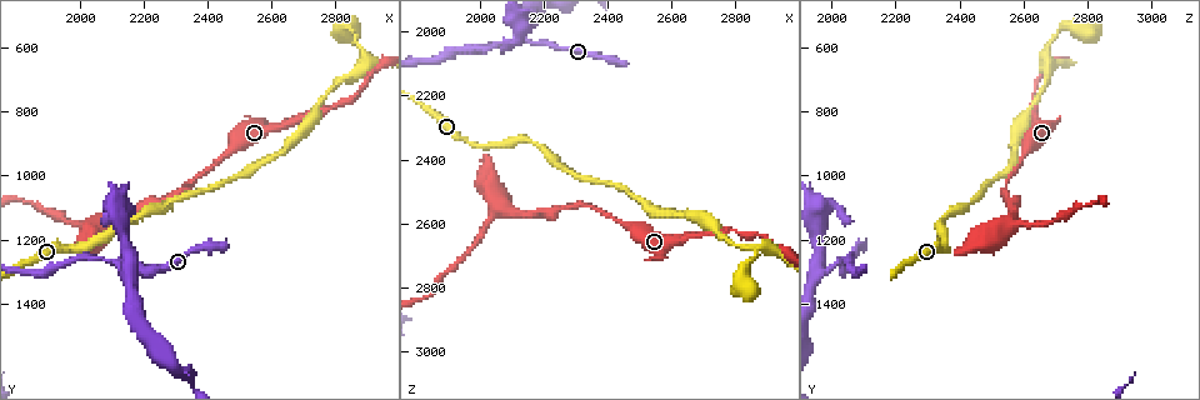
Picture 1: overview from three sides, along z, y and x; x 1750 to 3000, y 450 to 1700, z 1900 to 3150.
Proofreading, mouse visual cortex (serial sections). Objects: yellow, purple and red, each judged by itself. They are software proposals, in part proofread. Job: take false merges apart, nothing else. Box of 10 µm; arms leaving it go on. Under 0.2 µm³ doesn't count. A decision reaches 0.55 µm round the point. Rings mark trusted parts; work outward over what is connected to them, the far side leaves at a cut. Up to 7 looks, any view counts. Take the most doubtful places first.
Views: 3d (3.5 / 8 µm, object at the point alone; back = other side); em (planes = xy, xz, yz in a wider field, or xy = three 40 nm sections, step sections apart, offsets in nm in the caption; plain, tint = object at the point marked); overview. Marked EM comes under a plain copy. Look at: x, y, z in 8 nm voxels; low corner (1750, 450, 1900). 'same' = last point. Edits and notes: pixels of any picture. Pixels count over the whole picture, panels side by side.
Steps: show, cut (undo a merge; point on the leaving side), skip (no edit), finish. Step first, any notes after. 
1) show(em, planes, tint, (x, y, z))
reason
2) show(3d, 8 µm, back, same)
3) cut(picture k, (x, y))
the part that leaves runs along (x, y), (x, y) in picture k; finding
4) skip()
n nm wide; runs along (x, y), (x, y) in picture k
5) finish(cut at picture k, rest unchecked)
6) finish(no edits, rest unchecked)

show(3d, 3.5 µm, (2060, 1140, 2560))
abrupt turn

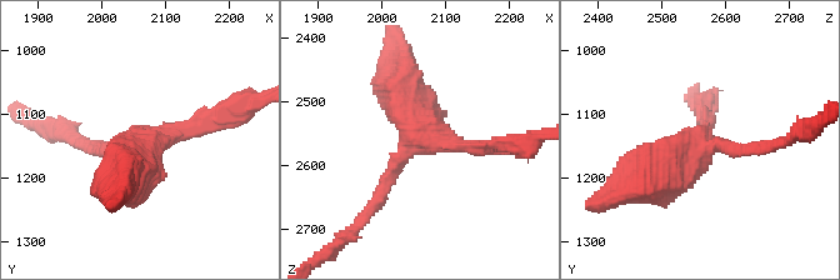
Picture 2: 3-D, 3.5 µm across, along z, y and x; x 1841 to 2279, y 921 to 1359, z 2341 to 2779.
skip()
arms of 150, 200, 600 nm; runs along (495, 144), (419, 138), (400, 74) in picture 2; continuous, no second cell

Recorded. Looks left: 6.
show(3d, 8 µm, back, (2670, 890, 2570))
thick turns thin

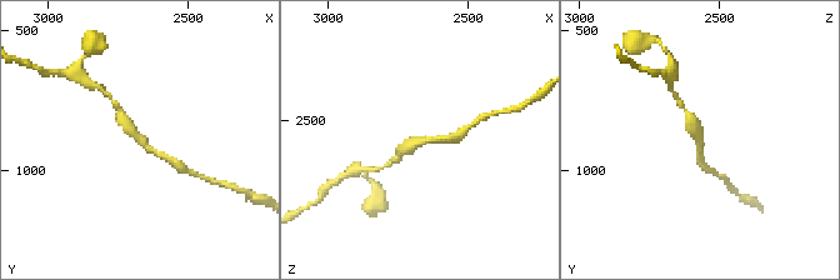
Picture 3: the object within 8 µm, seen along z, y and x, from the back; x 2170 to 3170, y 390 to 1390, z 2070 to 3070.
show(em, xy, step 2, tint, same)
arms of 150, 350 nm

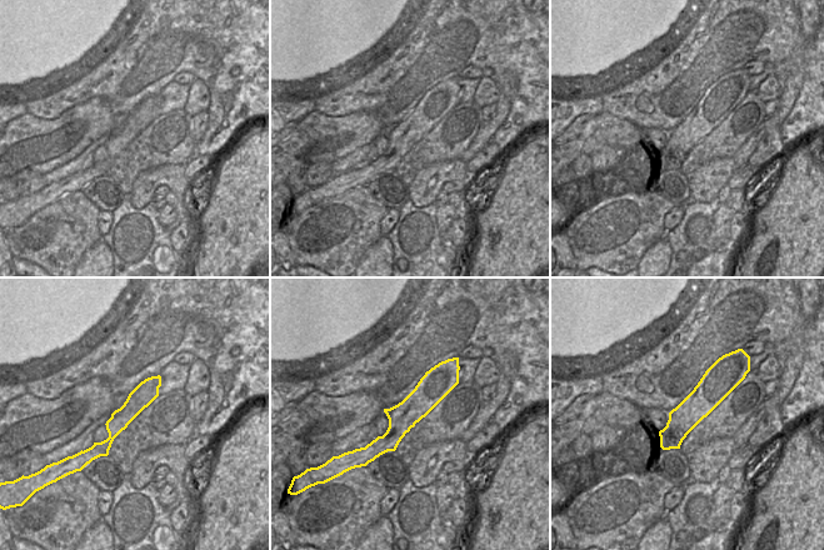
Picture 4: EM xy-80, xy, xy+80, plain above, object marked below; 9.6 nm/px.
skip()
runs along (169, 160), (149, 150), (119, 113) in picture 3; all the same cell

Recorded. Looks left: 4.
show(3d, 3.5 µm, (2900, 640, 2680))
three arms meet

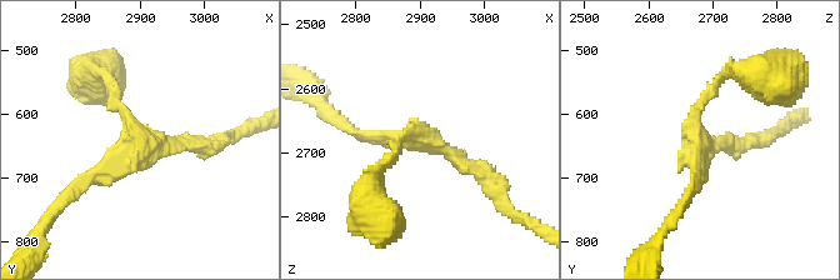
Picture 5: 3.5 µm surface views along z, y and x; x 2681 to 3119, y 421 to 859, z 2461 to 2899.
show(em, xy, step 1, tint, (2895, 650, 2675))
shape alone is not enough

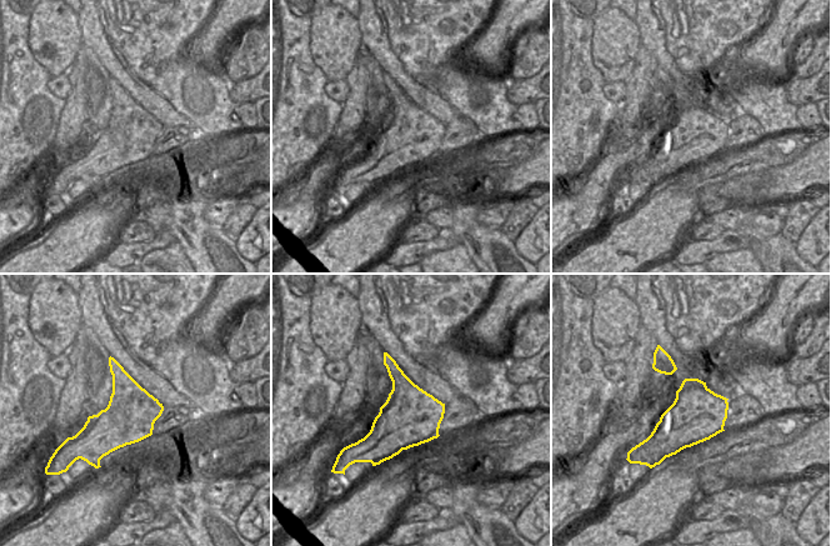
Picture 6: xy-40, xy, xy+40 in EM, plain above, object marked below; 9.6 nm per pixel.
show(em, xy, step 2, tint, same)

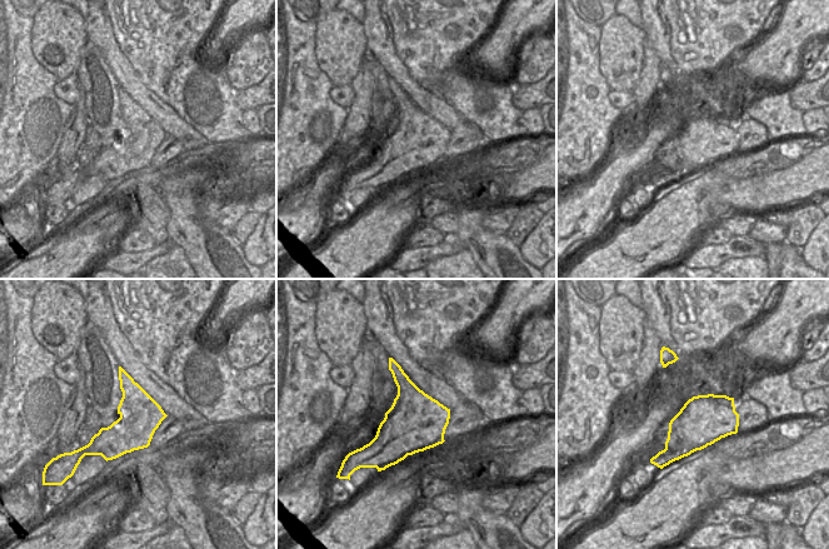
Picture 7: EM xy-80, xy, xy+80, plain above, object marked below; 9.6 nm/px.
skip()
arms of 100, 150, 150 nm; one cell here

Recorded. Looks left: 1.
finish(no edits, rest unchecked)

